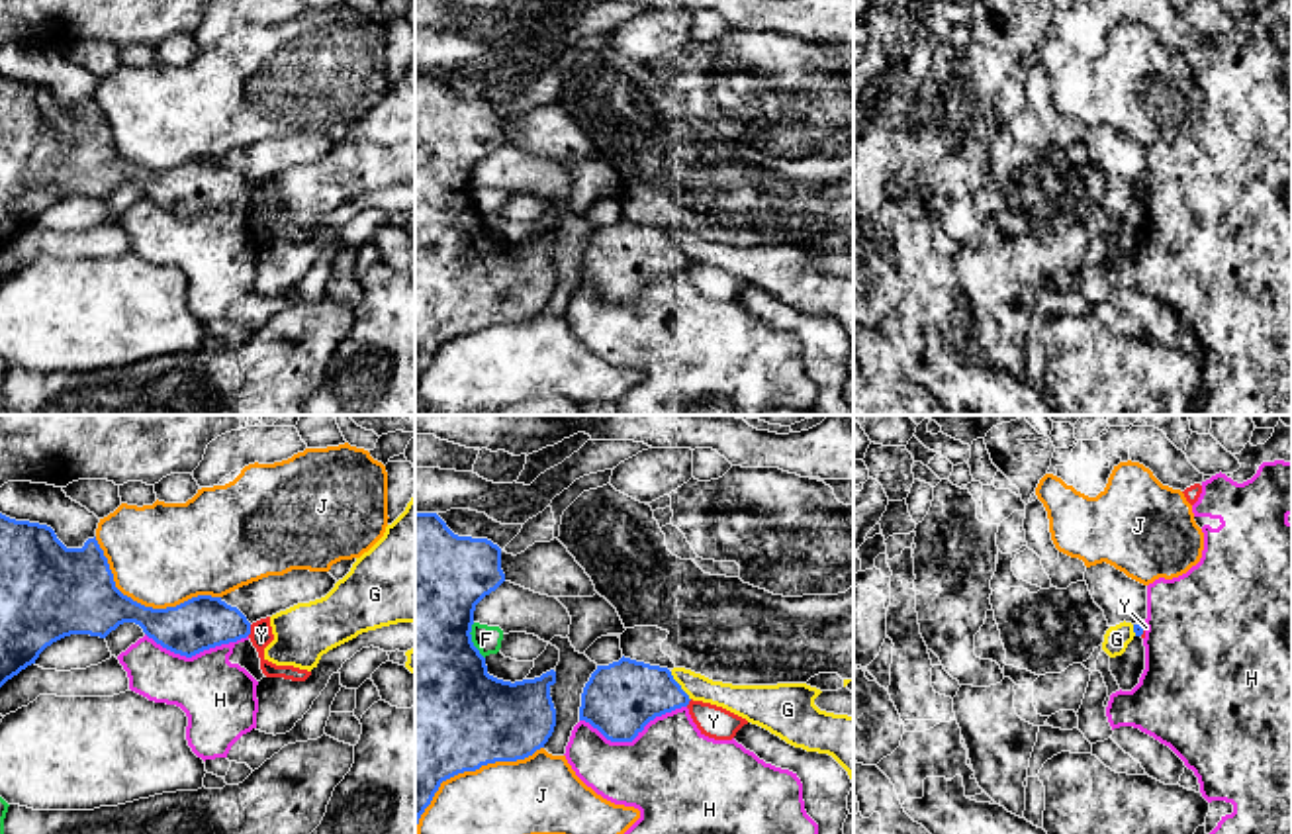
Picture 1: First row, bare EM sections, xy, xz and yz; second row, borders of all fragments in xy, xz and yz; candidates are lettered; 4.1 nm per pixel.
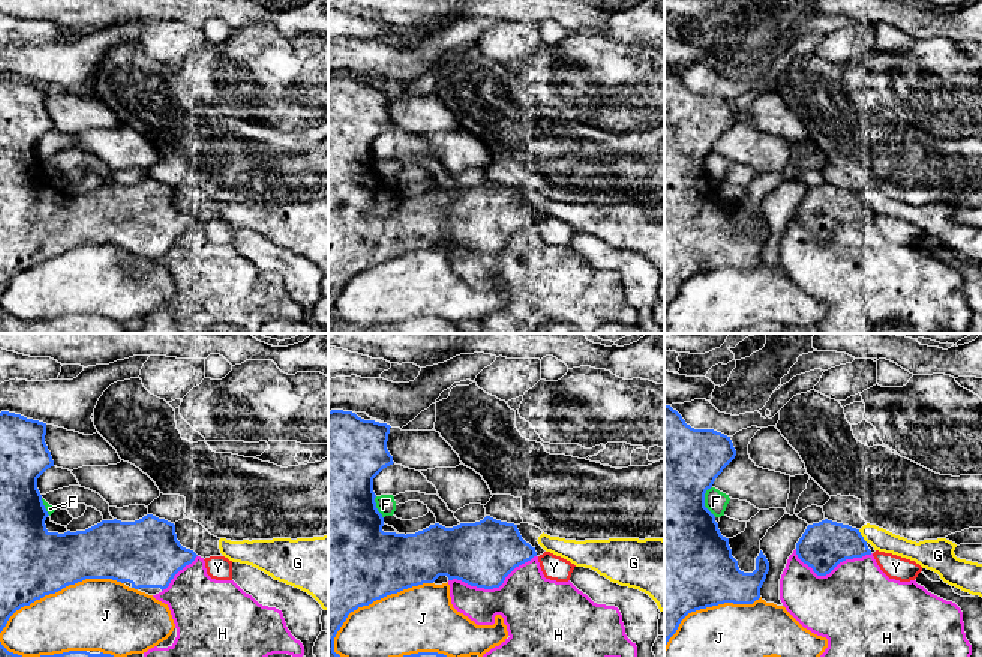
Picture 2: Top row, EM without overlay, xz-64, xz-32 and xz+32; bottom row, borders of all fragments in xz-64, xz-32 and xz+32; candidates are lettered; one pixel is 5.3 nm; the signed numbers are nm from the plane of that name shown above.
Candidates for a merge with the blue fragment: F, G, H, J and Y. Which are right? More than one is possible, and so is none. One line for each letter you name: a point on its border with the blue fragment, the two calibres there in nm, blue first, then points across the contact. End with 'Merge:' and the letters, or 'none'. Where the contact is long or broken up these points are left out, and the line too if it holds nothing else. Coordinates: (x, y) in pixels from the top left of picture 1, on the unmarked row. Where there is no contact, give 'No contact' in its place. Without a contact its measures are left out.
Merge: none

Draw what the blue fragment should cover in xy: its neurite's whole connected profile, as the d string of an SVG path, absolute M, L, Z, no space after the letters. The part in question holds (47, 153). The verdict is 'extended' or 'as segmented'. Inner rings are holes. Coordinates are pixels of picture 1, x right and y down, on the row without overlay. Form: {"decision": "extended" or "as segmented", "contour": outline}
{"decision": "as segmented", "contour": "M0 74L0 249L35 225L53 204L70 196L106 200L123 184L139 186L157 206L186 219L251 196L247 178L221 159L198 157L176 168L145 168L115 149L96 98L82 110L67 110L51 88Z"}

